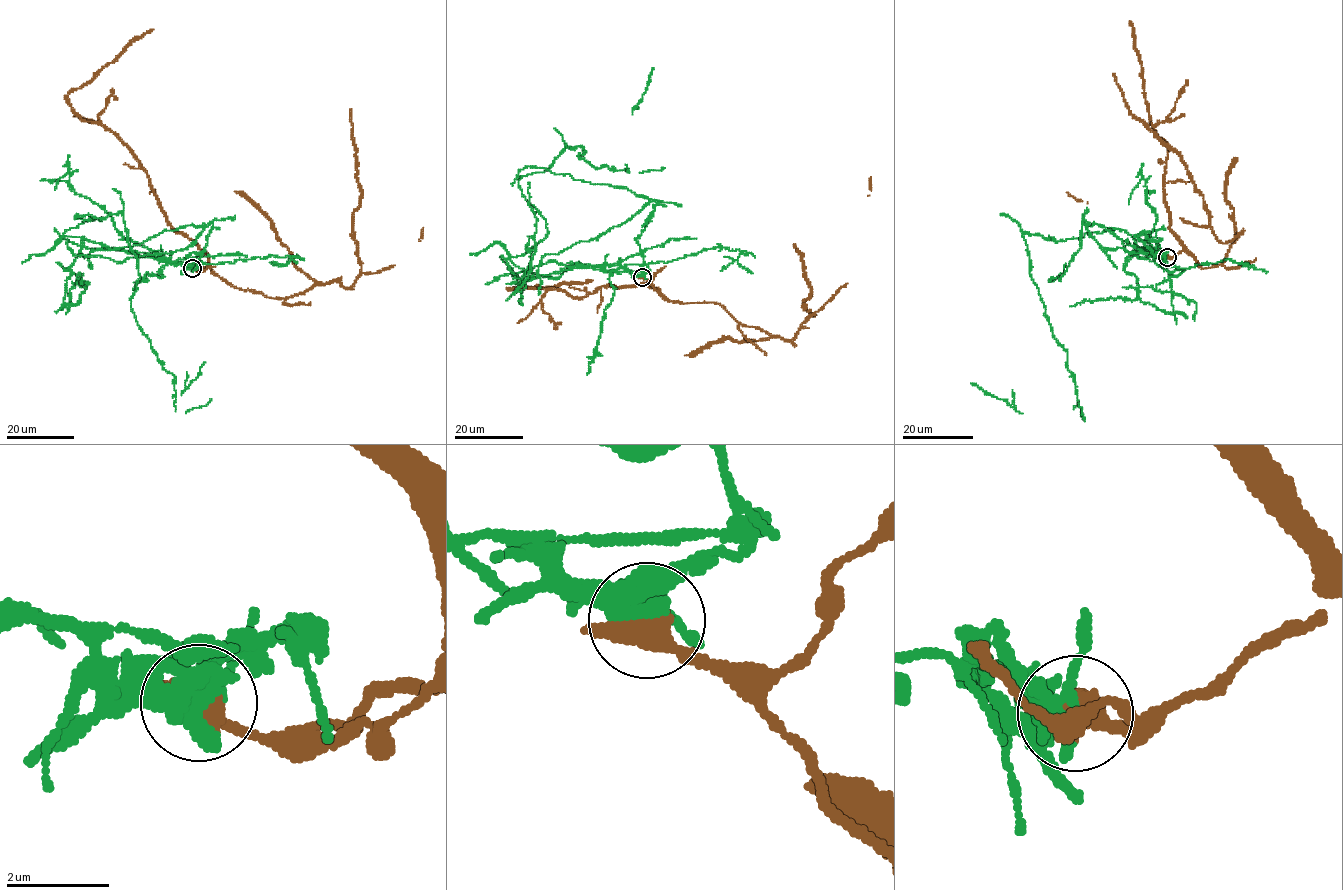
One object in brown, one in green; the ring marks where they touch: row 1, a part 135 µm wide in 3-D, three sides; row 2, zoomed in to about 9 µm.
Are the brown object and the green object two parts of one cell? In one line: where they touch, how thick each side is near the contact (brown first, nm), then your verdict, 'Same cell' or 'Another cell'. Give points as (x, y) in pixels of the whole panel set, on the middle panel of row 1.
Place: (642, 277). Thickness 460 nm (brown) against 440 nm. Another cell

